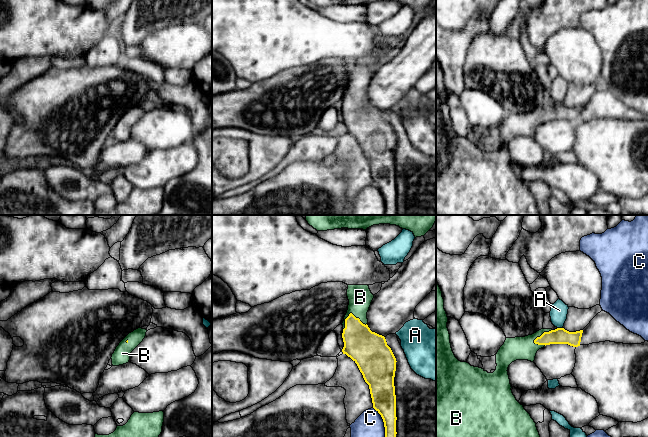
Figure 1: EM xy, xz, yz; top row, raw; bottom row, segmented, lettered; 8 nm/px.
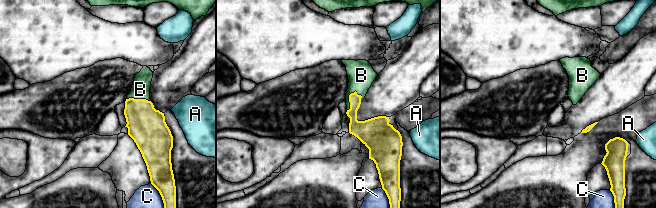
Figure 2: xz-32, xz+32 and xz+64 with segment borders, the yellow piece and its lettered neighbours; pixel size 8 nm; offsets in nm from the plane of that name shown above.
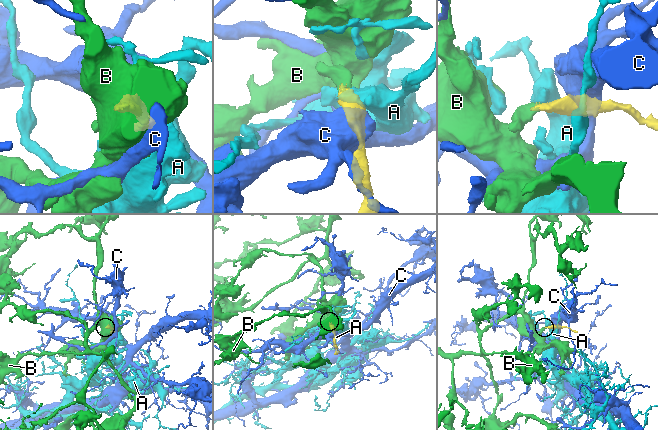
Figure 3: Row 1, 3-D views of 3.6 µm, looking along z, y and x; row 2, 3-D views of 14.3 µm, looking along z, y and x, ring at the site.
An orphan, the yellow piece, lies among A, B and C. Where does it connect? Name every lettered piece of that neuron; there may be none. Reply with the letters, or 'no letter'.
B

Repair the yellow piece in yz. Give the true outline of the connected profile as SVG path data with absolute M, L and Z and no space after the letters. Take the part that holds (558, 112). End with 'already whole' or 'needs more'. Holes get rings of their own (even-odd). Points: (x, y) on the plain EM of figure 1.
M436 58L436 215L540 215L536 199L515 174L508 151L509 141L516 136L534 138L539 125L550 120L580 122L583 106L569 108L564 104L541 105L525 113L506 114L496 130L496 146L488 149L482 144L459 137L451 124L442 67Z; needs more

